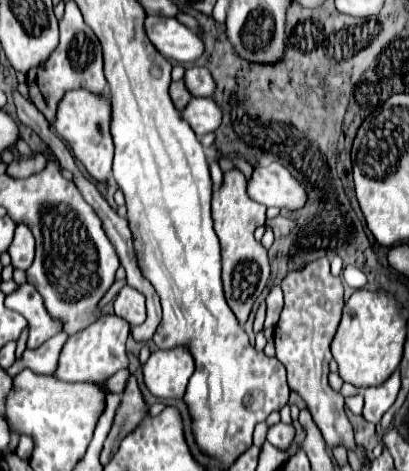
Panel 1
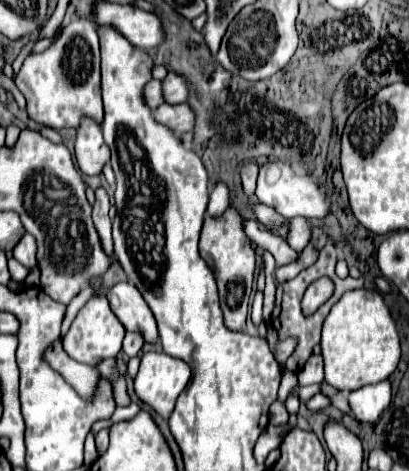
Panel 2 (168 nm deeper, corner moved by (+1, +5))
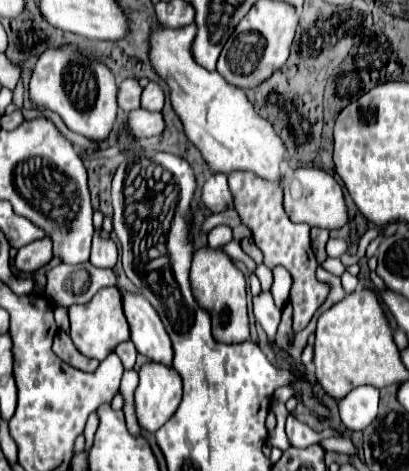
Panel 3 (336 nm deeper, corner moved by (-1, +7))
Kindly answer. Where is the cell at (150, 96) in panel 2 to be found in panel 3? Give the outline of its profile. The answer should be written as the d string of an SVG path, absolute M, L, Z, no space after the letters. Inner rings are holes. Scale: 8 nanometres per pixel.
M134 78L122 80L118 84L118 96L116 96L118 108L122 112L130 112L130 110L140 108L140 92L142 92L142 88L140 88L138 80L134 80Z

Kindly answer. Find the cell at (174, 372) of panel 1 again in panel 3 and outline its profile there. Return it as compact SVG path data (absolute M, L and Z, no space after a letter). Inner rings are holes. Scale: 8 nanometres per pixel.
M146 362L138 376L140 382L134 392L136 420L142 430L156 432L174 416L182 398L182 384L174 368L152 362Z

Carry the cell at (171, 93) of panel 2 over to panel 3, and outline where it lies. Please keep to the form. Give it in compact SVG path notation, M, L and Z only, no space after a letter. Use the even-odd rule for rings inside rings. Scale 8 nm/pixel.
M150 82L144 90L142 90L142 98L140 98L140 106L144 110L150 110L150 112L160 112L162 106L164 106L164 92L158 84Z

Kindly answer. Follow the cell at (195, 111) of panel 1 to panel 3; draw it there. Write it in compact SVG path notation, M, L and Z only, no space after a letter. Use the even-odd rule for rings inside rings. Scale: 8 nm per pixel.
M142 108L128 112L126 130L132 138L158 136L164 130L164 118L160 112L144 112Z

